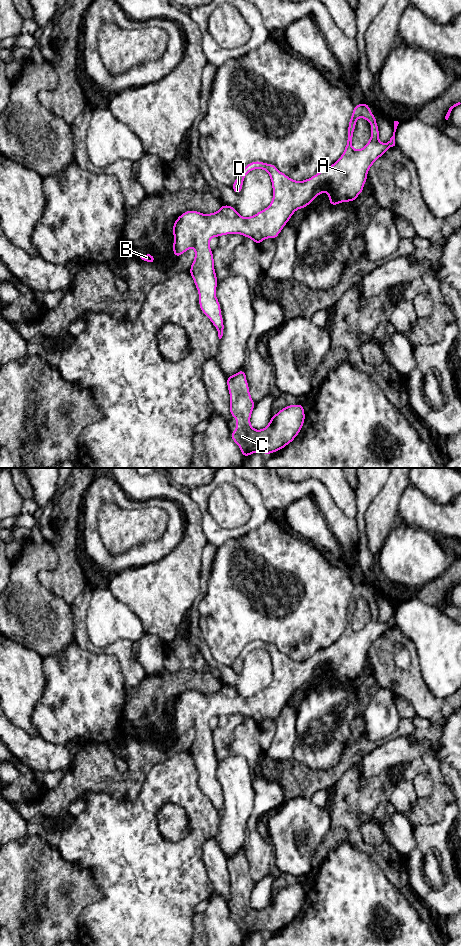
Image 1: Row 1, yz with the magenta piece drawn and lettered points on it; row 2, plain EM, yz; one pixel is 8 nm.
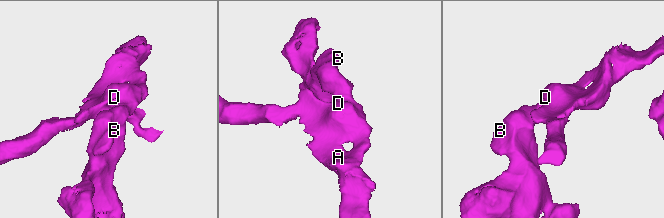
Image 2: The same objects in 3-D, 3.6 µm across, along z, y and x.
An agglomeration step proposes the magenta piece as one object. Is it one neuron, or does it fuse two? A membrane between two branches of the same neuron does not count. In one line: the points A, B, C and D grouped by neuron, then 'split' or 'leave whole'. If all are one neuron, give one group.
groups A B C D; leave whole

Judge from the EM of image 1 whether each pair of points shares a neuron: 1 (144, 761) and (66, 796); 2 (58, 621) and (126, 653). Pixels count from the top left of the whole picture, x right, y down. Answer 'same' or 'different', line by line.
1: same
2: different

